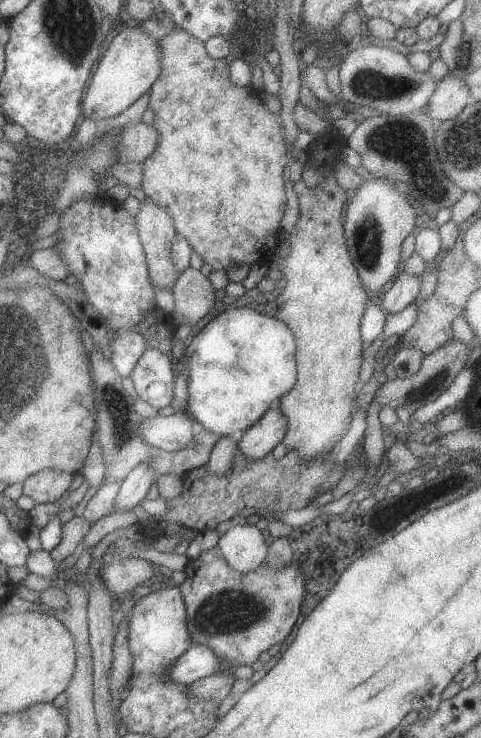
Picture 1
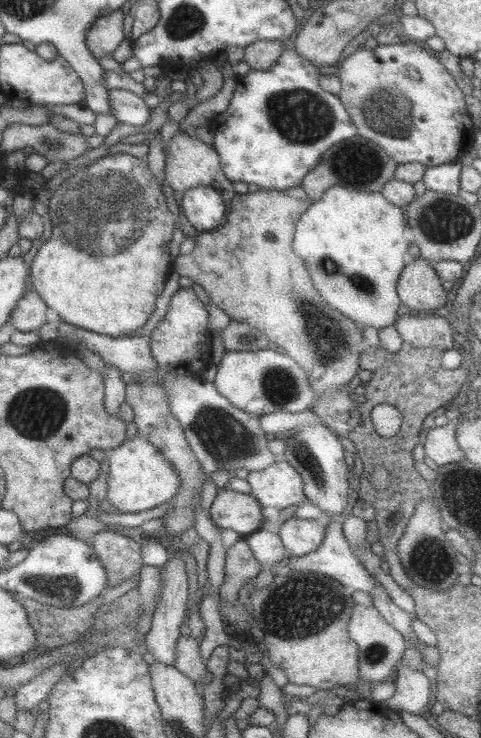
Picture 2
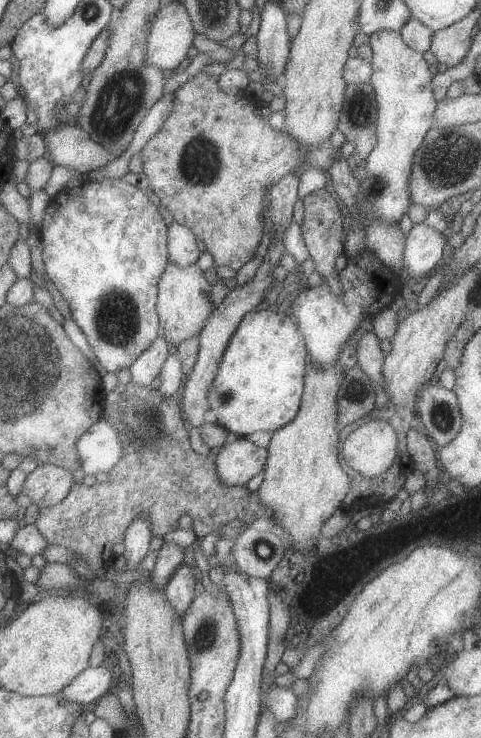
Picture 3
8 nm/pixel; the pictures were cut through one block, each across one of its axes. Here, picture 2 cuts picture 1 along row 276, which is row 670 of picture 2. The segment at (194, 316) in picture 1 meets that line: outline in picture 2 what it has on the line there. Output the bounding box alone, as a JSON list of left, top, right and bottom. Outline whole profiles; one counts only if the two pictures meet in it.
[174,636,207,683]

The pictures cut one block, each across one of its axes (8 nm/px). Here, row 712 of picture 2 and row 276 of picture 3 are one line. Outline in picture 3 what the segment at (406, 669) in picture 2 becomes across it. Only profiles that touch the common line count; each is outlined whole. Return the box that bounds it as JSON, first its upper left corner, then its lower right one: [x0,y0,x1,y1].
[405,222,448,278]

